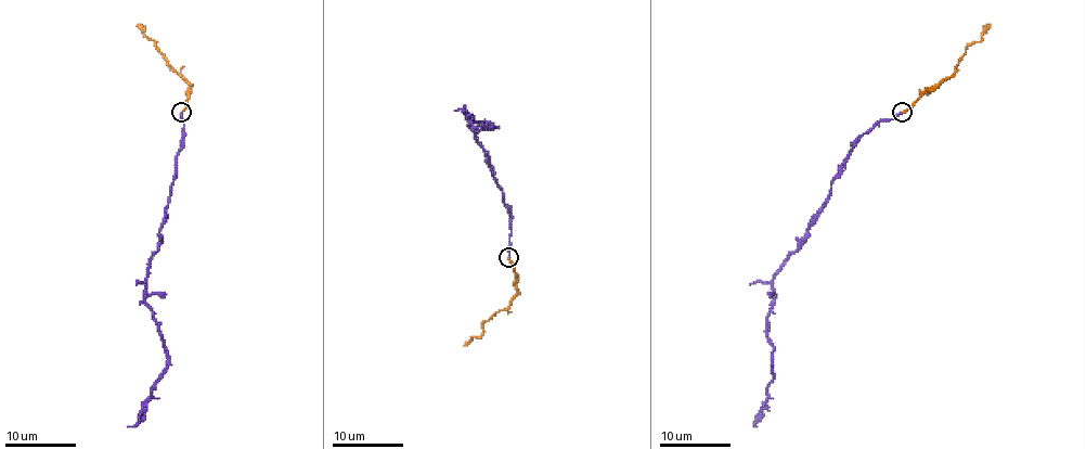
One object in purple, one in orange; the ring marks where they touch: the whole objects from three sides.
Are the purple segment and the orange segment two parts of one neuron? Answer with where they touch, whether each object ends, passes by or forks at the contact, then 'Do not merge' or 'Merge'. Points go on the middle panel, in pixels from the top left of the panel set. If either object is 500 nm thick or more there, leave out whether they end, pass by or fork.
Place: (508, 257). At the ring purple ends. At the ring orange ends. Merge

